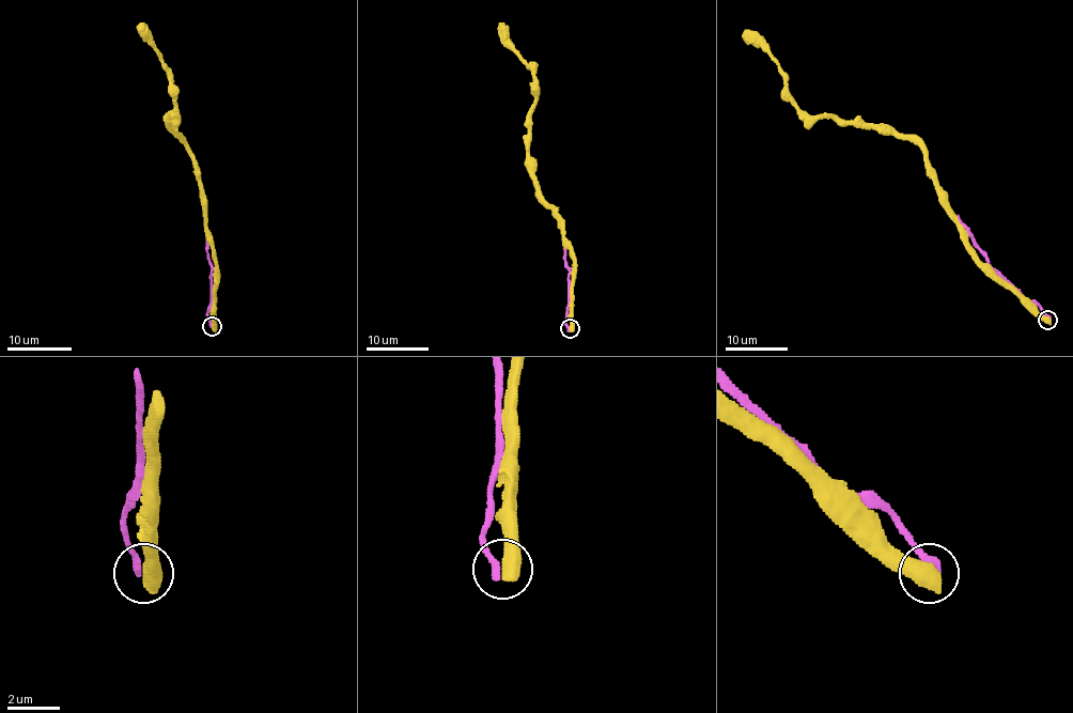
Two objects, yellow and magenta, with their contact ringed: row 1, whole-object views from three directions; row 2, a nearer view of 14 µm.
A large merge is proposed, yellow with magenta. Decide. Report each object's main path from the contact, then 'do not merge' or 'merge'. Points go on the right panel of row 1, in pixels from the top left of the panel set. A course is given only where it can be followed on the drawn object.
yellow runs (1048, 320), (976, 254), (926, 153), (907, 139), (805, 114), (789, 92), (787, 75), (766, 52), (742, 36); magenta runs (1048, 320), (1039, 306), (1028, 303), (990, 265), (986, 254), (976, 244), (959, 215); do not merge

